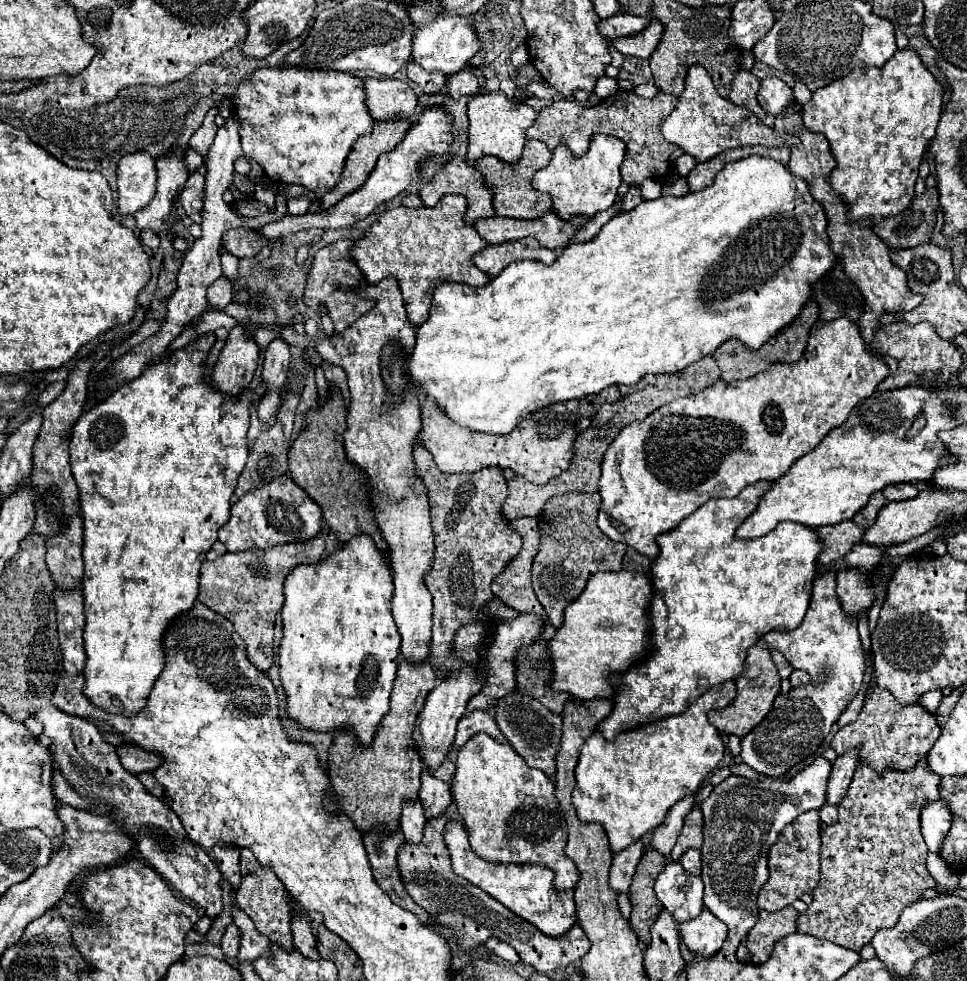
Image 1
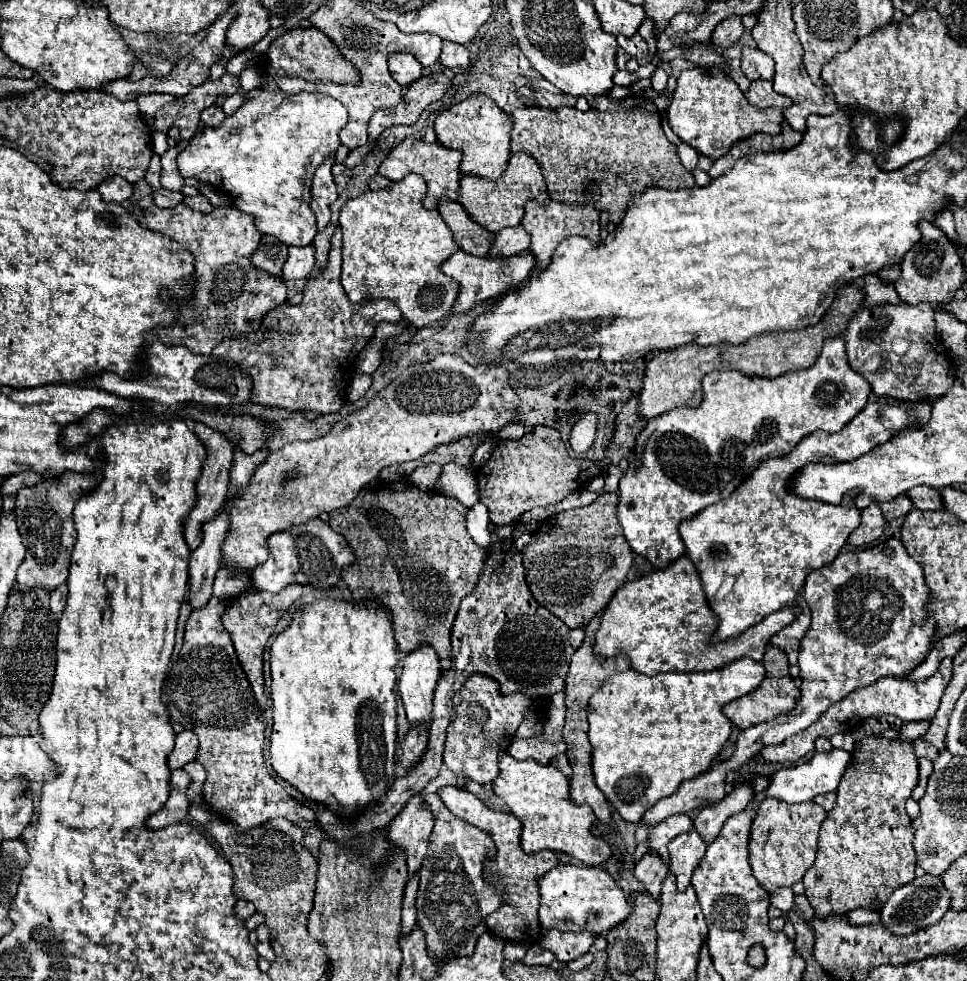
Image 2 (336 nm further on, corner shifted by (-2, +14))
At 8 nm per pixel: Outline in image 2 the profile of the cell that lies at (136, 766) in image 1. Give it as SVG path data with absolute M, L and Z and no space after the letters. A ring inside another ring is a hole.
M192 730L180 732L176 736L176 746L168 758L170 770L184 768L188 762L192 762L196 758L196 752L198 752L198 736Z

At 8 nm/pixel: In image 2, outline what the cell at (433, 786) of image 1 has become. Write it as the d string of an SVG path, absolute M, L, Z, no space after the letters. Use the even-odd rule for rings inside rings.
M426 794L422 804L434 814L434 830L420 870L416 896L418 924L424 930L428 954L434 960L470 956L478 938L488 932L486 916L504 904L502 892L484 878L484 862L496 858L496 848L490 834L450 814L438 794Z

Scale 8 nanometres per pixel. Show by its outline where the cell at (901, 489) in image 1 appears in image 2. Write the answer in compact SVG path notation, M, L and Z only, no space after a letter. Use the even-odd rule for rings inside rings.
M916 486L914 490L908 490L908 498L918 510L944 510L940 490L934 490L930 486Z

